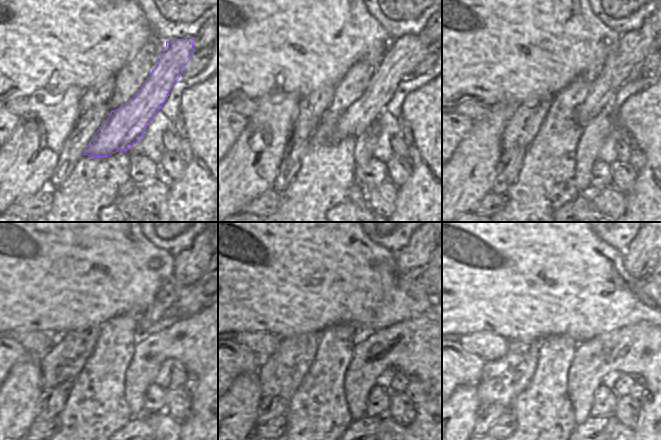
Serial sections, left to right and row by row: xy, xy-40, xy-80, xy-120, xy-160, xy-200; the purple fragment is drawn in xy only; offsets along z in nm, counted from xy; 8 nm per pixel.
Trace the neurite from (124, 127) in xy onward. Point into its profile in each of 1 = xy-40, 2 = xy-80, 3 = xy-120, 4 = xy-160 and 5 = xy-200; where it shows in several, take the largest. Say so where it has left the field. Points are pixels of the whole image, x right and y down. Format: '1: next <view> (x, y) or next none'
1: next xy-40 (405, 53)
2: next xy-80 (622, 64)
3: next xy-120 (188, 266)
4: next xy-160 (412, 261)
5: next xy-200 (641, 255)

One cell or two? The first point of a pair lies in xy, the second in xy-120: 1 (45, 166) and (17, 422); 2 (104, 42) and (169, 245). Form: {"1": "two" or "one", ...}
{"1": "one", "2": "two"}

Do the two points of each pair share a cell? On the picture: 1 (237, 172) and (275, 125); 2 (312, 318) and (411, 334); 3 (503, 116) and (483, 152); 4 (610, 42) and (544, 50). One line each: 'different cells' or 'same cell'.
1: same cell
2: different cells
3: same cell
4: same cell

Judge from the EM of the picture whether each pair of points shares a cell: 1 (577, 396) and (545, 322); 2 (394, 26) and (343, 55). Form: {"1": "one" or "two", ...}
{"1": "two", "2": "two"}

